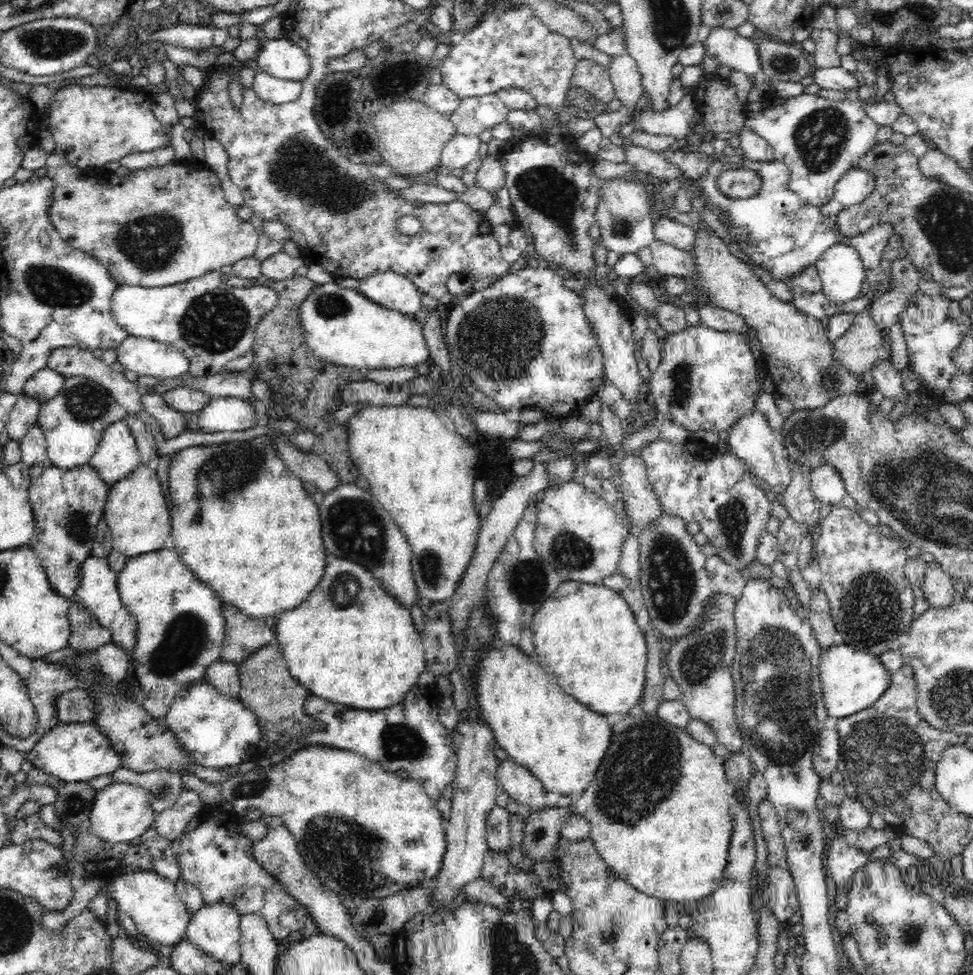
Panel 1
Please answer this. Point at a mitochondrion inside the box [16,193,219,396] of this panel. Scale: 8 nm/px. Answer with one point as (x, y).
(152, 243)

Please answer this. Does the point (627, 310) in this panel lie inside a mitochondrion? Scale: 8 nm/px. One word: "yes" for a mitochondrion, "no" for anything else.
no

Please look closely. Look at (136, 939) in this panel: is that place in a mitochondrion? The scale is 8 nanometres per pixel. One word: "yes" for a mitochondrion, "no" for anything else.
no

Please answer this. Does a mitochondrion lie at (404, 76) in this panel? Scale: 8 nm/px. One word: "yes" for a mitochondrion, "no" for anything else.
no

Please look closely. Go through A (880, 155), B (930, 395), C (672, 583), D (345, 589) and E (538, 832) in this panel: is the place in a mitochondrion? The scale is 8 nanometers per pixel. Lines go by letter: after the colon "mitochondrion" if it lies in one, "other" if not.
A: other
B: other
C: mitochondrion
D: mitochondrion
E: mitochondrion

